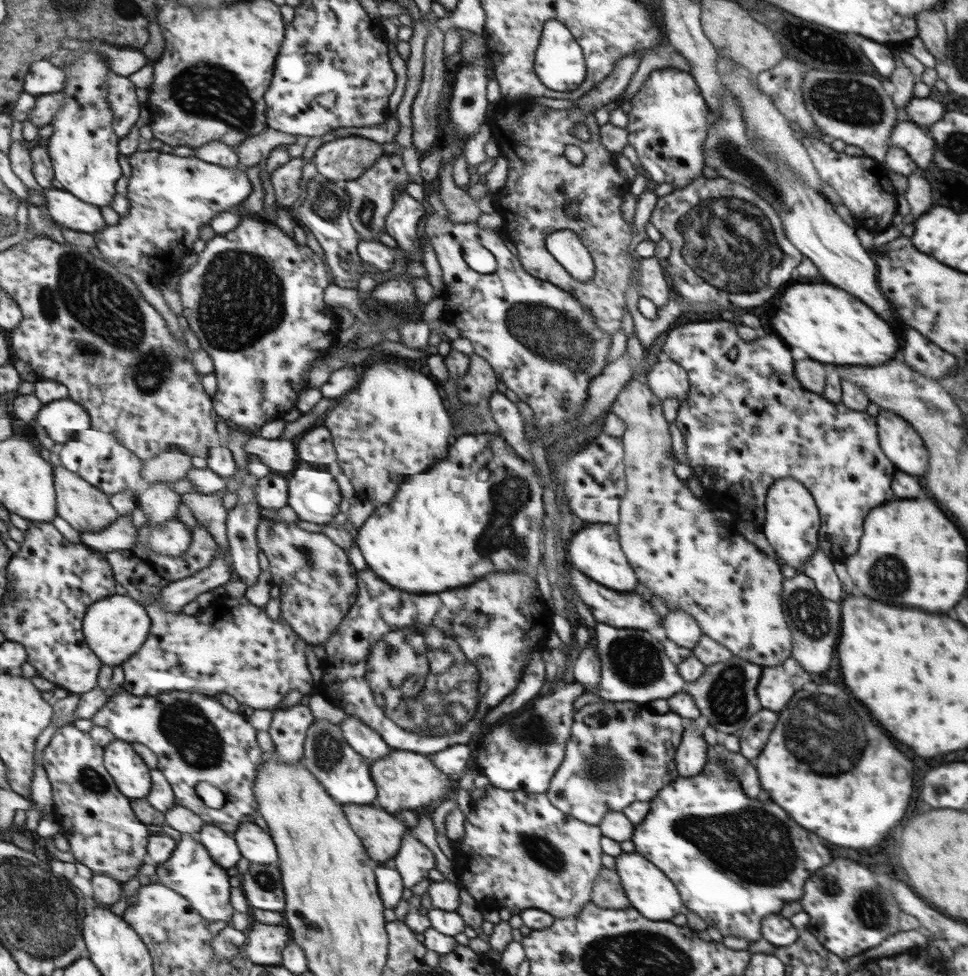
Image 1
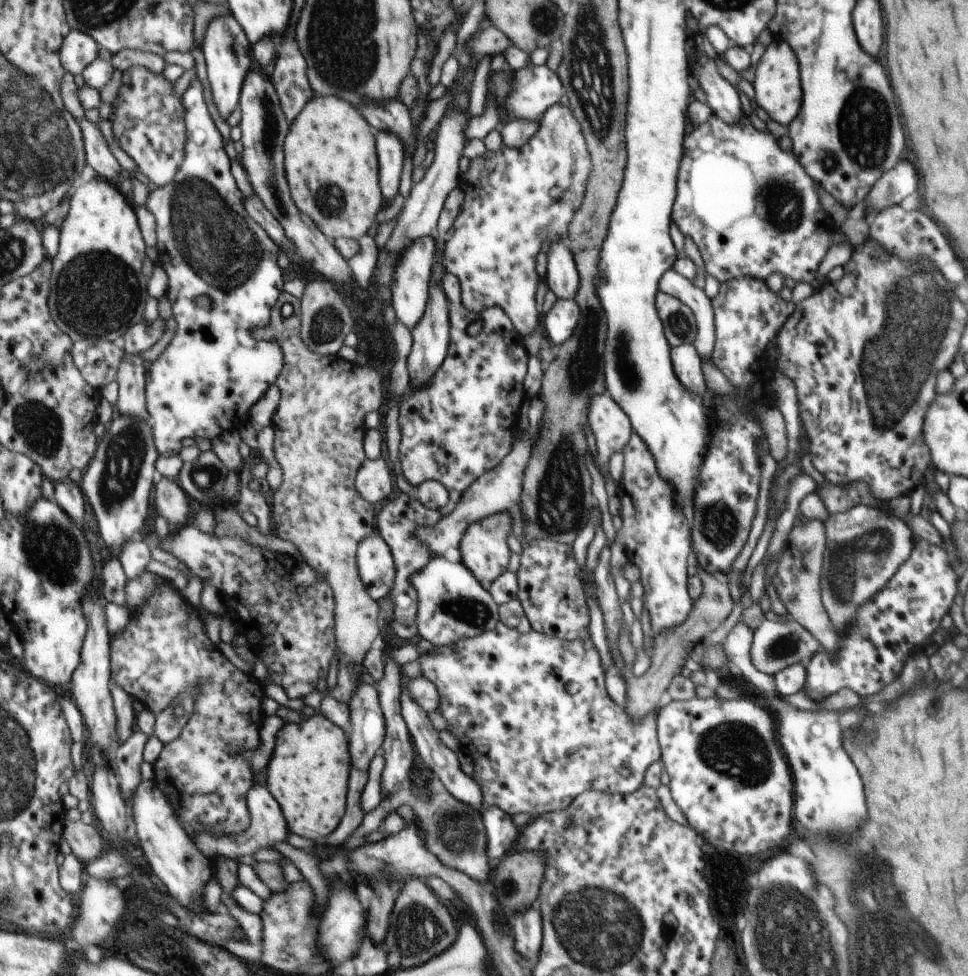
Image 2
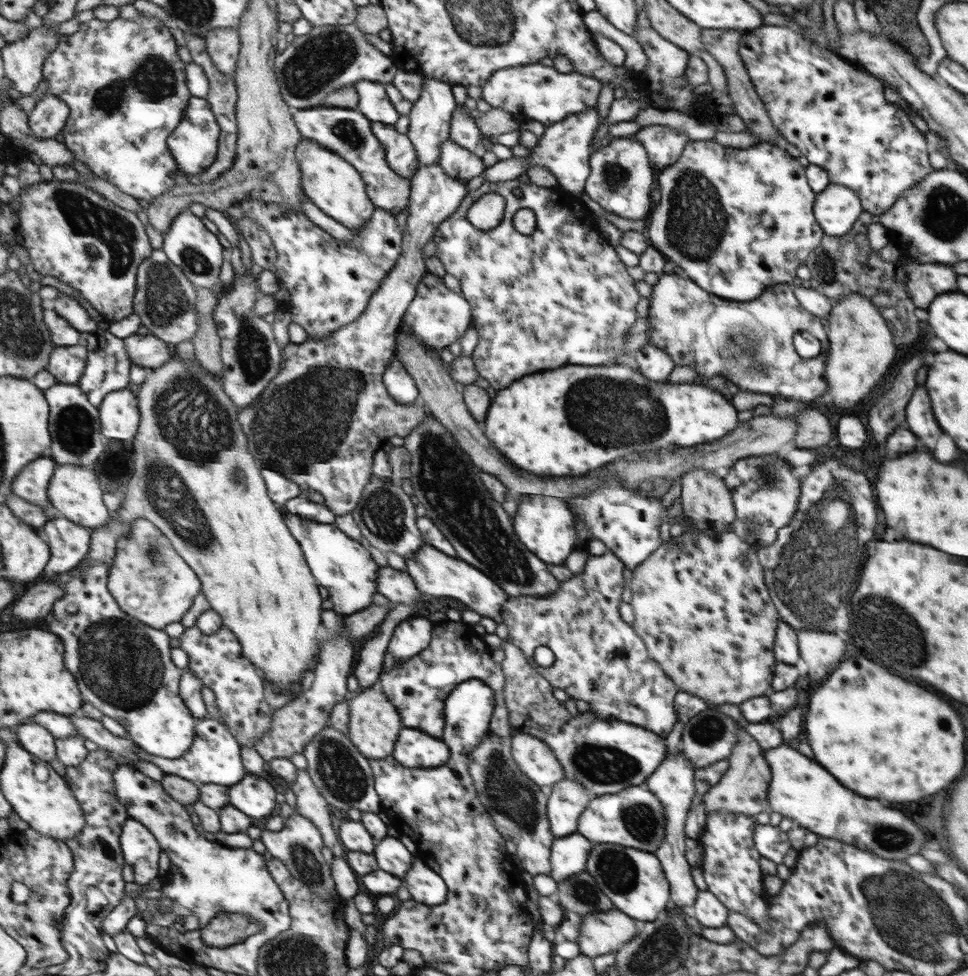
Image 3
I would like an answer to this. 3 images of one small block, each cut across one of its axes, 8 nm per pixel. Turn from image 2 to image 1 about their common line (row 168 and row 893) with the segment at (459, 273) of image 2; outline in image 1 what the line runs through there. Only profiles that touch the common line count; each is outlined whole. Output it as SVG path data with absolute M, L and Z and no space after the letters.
M495 787L485 789L483 797L473 801L470 812L464 816L463 829L463 836L454 840L457 854L455 859L456 868L459 874L461 872L457 884L460 889L465 889L471 895L471 898L474 898L475 905L481 912L503 907L508 908L511 914L519 914L526 908L538 908L555 919L562 919L579 914L585 904L591 902L590 894L593 882L599 874L599 870L601 870L601 862L599 862L599 856L601 856L599 838L601 838L601 834L599 834L599 828L597 825L584 824L582 821L569 816L569 814L563 813L562 810L554 808L553 803L544 793L526 793L521 790L506 790Z

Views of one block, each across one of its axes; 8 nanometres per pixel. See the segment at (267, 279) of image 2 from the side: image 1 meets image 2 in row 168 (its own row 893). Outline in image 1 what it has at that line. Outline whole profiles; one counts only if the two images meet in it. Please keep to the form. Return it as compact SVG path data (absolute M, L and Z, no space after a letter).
M182 835L177 849L171 858L164 863L154 863L159 883L175 889L190 900L191 906L203 916L205 920L230 923L235 909L231 906L231 882L227 869L223 868L212 856L209 850L200 842L195 842L191 836Z

